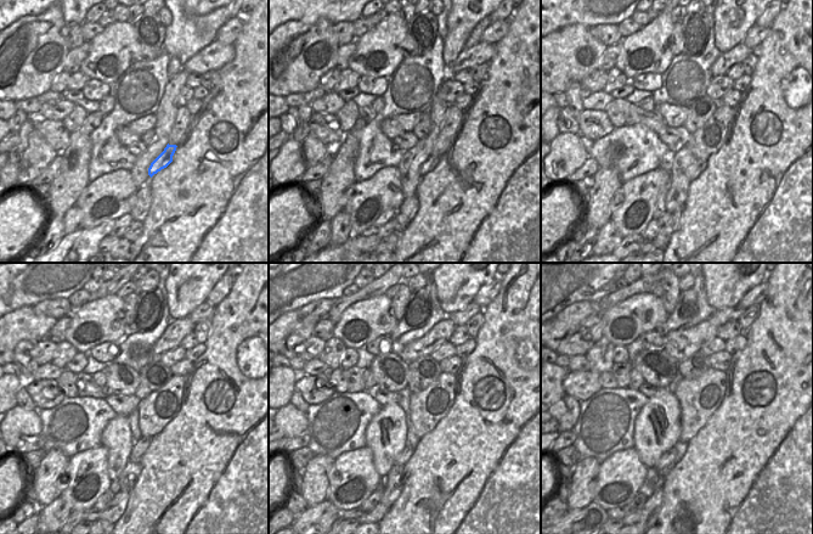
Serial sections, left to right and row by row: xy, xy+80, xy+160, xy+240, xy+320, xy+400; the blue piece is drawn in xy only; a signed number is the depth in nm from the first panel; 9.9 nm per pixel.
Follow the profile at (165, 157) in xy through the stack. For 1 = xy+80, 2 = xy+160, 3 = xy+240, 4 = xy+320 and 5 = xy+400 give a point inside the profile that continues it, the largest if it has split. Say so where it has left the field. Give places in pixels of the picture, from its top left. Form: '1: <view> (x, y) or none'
1: xy+80 (432, 162)
2: xy+160 (698, 167)
3: xy+240 (140, 447)
4: xy+320 (406, 454)
5: xy+400 (667, 459)

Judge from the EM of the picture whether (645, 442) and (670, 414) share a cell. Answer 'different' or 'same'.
same

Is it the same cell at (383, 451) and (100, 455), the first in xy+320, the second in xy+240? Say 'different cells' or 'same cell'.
different cells

